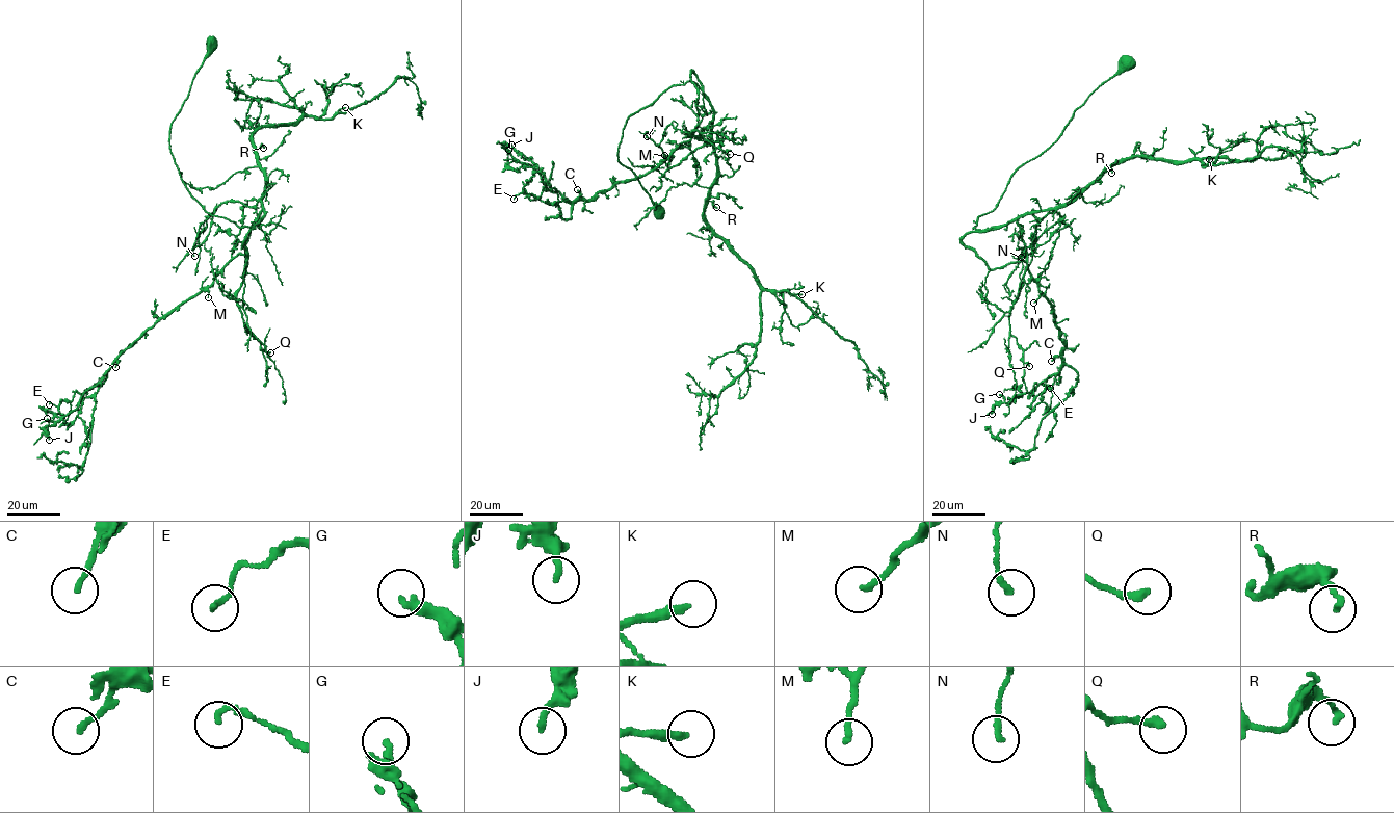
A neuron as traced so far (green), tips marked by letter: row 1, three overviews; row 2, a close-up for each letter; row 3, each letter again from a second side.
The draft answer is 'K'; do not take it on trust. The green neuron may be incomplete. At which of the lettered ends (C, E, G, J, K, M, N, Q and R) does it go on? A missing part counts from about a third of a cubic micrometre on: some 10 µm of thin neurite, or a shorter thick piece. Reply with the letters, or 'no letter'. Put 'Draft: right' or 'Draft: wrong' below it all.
K
Draft: right

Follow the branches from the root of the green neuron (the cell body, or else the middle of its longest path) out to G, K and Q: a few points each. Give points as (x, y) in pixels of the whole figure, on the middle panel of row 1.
G: (658, 211), (619, 143), (668, 88), (702, 87), (692, 72), (692, 135), (592, 199), (553, 192), (508, 150)
K: (658, 211), (619, 143), (628, 117), (692, 81), (713, 112), (706, 224), (765, 289), (801, 294)
Q: (658, 211), (619, 160), (629, 116), (692, 81), (713, 114), (700, 138), (691, 133), (730, 154)

